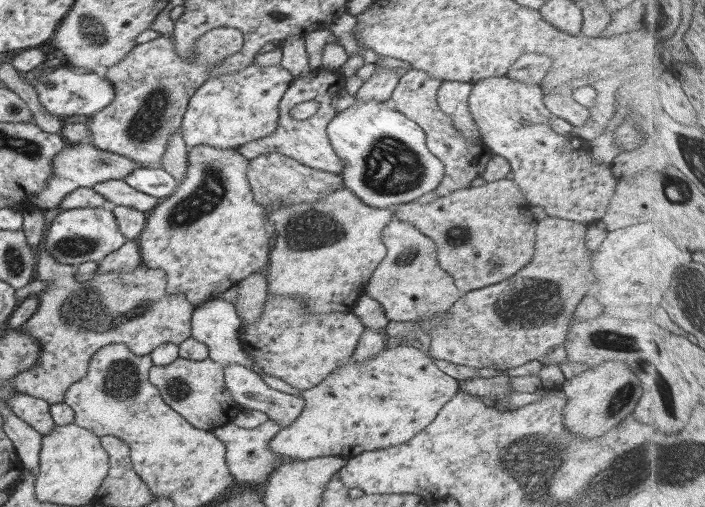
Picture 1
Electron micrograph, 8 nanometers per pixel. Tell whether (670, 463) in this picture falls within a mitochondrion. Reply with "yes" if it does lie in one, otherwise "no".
yes

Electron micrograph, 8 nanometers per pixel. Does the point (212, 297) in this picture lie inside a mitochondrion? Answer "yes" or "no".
no

